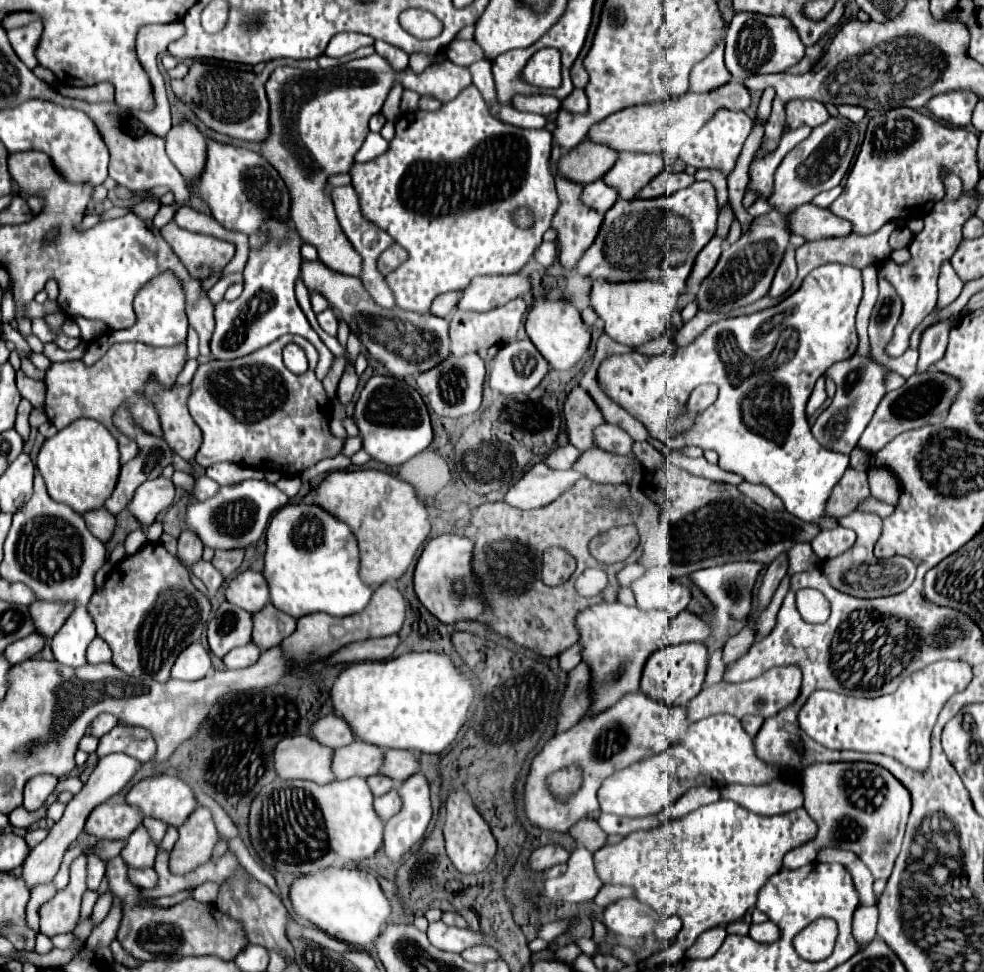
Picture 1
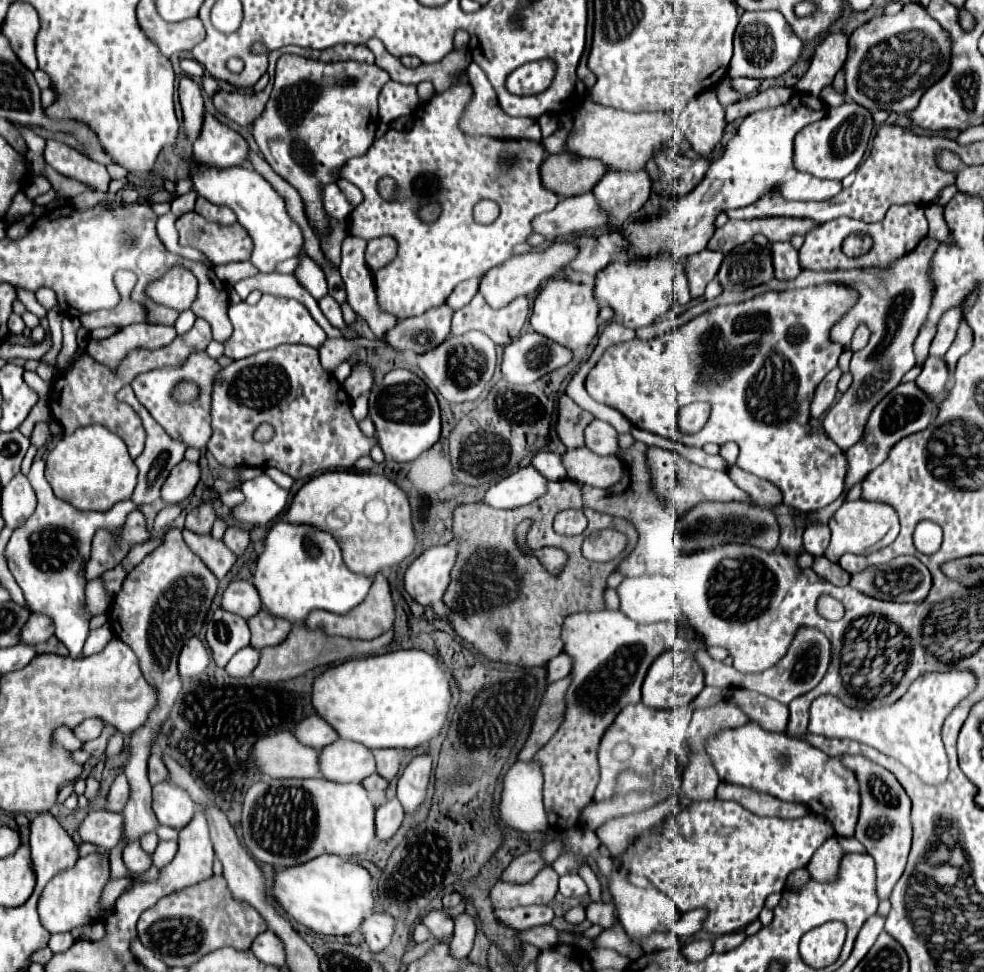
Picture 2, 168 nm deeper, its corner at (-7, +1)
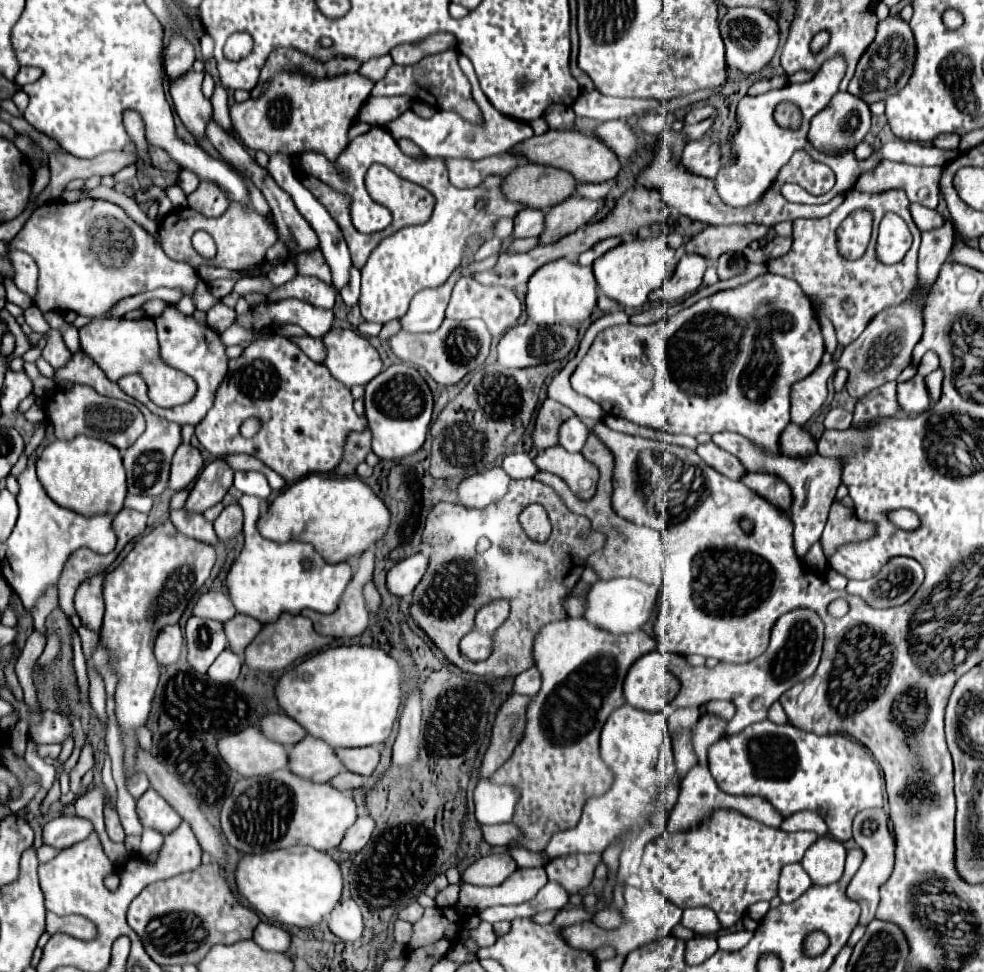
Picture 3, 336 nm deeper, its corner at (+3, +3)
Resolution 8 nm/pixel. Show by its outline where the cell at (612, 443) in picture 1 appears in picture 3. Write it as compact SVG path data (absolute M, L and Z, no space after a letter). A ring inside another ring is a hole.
M572 417L560 427L560 433L558 433L560 441L558 443L570 453L580 453L582 447L586 445L588 435L590 435L590 429L578 417Z

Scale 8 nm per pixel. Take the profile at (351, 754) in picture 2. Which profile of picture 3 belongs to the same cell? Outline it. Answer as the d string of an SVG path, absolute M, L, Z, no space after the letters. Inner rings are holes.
M308 735L302 739L302 743L298 743L298 747L290 749L290 769L306 779L330 781L346 767L336 755L334 747L322 739Z

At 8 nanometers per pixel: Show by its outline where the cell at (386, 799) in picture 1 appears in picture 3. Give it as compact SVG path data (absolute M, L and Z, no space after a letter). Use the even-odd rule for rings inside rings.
M360 815L356 819L356 823L350 827L350 831L346 833L346 839L340 843L340 849L342 851L360 851L366 847L372 833L374 833L374 817Z

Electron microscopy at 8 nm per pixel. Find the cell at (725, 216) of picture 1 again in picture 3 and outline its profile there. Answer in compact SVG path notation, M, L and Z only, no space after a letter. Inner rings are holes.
M758 223L706 227L684 245L684 251L702 255L710 263L716 263L722 253L726 253L726 251L742 251L750 241L766 237L768 231L770 231L770 227L758 225Z

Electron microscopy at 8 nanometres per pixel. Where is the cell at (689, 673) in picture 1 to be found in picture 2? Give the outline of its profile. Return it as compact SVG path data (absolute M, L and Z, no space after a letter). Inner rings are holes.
M666 651L662 653L648 669L646 679L642 683L642 701L644 705L652 705L658 709L678 709L688 705L704 687L704 673L700 665L692 659L690 653L684 651Z

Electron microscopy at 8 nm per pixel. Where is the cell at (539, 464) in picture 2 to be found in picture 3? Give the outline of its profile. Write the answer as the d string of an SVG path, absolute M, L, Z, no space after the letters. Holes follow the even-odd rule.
M512 453L504 459L502 469L512 477L512 479L528 479L534 477L540 469L536 467L534 459L528 453Z

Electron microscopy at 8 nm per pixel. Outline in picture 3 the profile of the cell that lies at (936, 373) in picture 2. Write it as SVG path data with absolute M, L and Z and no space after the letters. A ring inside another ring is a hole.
M914 375L910 381L898 383L898 403L906 415L926 411L930 407L930 393L926 389L924 377Z

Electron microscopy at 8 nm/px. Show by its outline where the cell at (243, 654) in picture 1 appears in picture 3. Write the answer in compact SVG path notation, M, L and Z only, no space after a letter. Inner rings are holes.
M226 649L226 651L222 651L222 655L218 655L216 663L210 667L208 677L218 683L230 683L240 675L242 663L244 663L244 659L240 655Z

